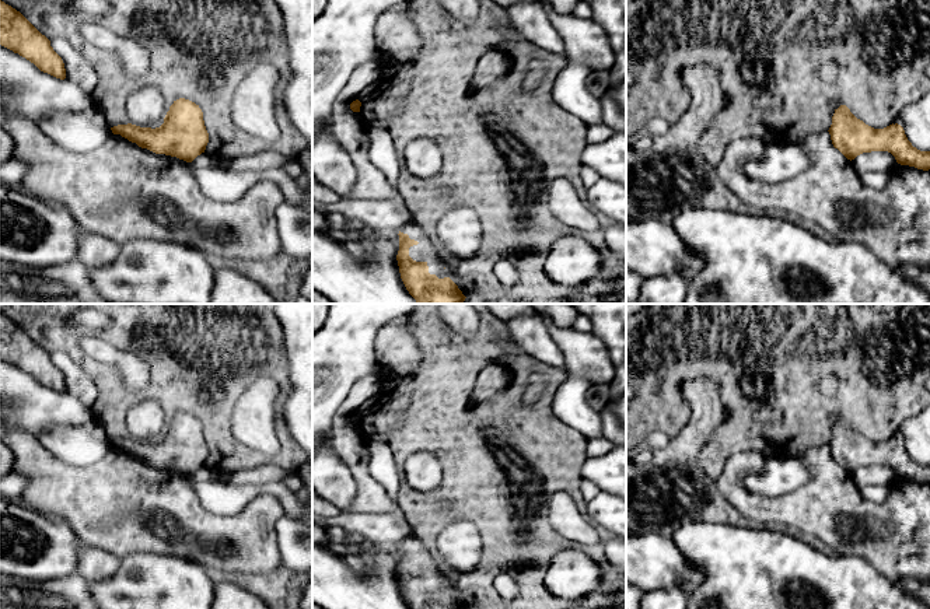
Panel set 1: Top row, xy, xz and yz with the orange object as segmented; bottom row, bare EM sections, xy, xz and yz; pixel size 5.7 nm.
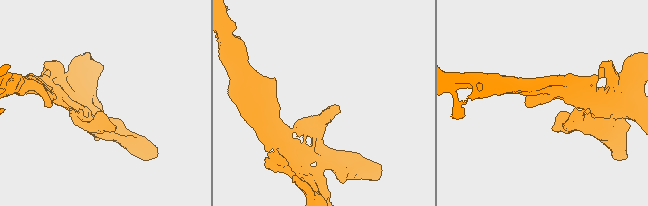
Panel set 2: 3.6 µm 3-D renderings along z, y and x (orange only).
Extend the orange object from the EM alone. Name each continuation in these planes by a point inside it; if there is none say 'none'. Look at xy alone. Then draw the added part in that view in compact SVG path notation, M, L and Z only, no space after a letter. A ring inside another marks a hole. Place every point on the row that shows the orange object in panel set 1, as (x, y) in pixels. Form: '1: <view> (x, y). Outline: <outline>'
none

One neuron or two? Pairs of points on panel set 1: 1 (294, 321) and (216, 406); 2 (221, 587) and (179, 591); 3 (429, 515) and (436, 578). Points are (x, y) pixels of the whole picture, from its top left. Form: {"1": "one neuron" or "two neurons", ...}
{"1": "two neurons", "2": "two neurons", "3": "two neurons"}

